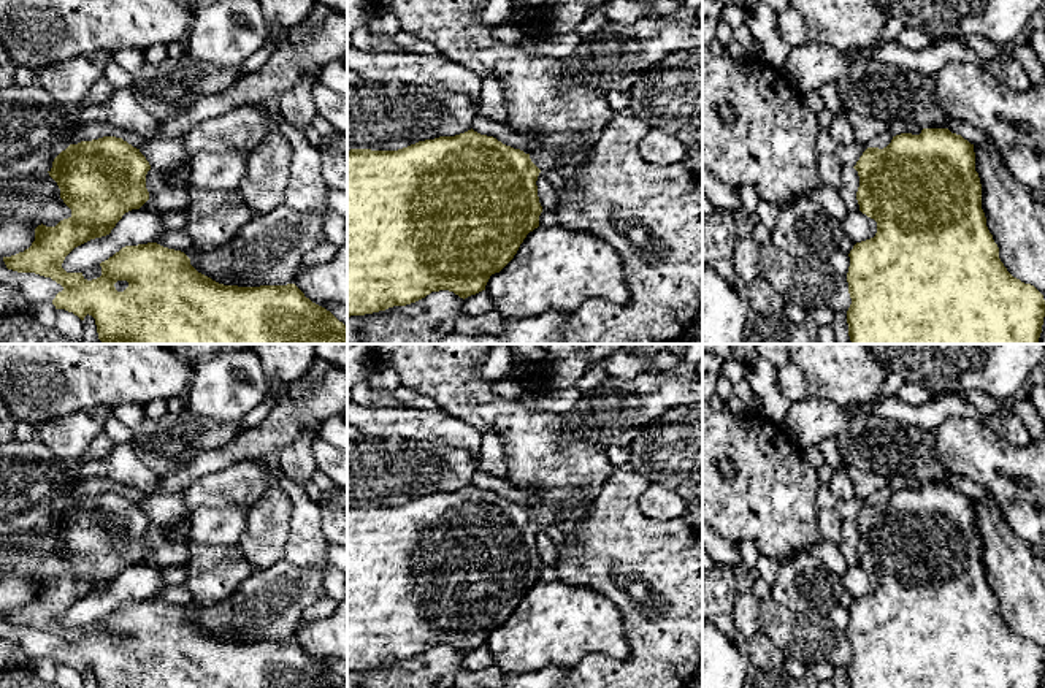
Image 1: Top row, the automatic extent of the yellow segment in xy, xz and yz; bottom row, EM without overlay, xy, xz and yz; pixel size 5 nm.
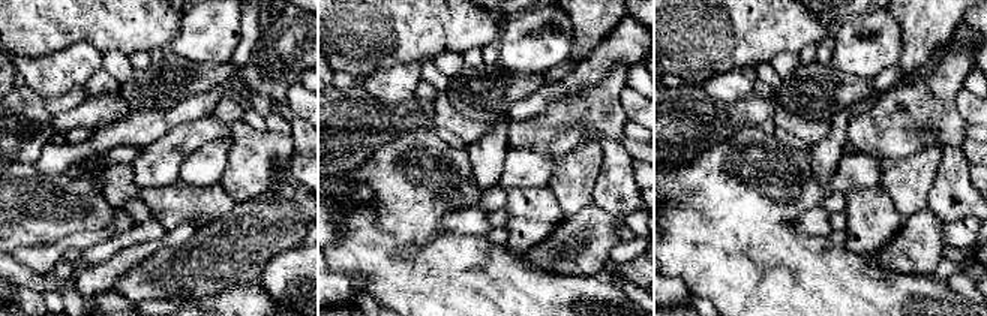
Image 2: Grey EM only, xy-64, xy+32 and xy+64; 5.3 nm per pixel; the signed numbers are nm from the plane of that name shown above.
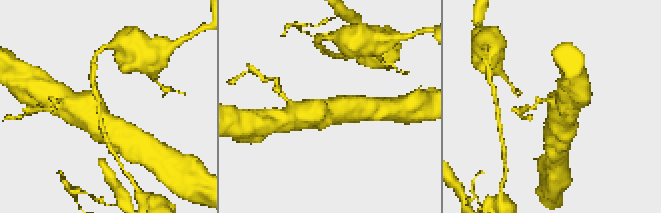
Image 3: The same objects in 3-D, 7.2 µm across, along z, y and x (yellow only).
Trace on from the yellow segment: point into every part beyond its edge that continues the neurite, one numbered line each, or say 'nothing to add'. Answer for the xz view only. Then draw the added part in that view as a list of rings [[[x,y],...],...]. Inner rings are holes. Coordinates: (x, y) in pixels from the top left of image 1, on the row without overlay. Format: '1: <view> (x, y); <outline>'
1: xz (546, 514); [[[542,503],[538,509],[530,509],[531,517],[544,528],[555,525],[561,514],[565,512],[563,509],[558,509],[552,506],[550,503]]]

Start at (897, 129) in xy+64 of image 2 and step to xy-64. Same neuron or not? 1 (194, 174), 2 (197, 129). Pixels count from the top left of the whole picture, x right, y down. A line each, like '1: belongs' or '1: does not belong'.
1: does not belong
2: belongs

